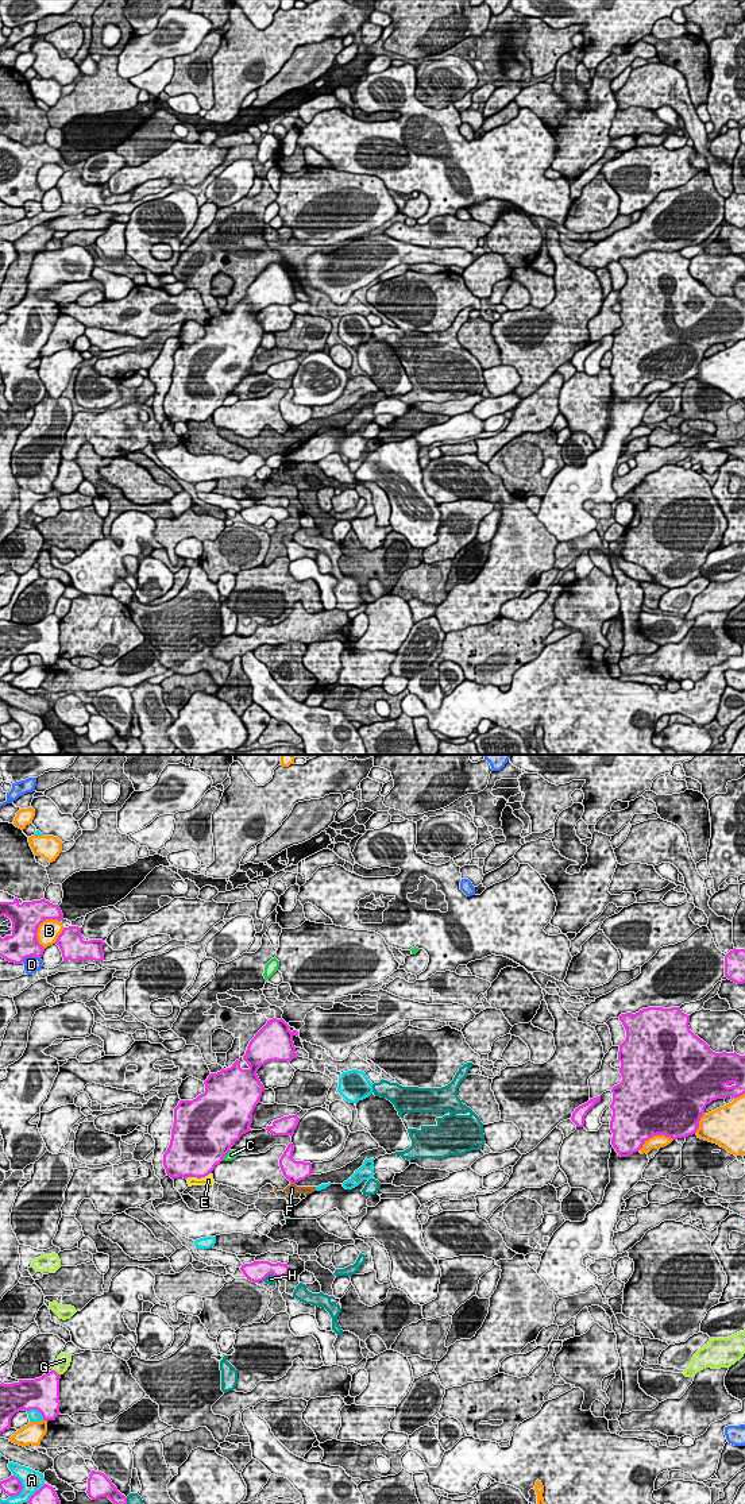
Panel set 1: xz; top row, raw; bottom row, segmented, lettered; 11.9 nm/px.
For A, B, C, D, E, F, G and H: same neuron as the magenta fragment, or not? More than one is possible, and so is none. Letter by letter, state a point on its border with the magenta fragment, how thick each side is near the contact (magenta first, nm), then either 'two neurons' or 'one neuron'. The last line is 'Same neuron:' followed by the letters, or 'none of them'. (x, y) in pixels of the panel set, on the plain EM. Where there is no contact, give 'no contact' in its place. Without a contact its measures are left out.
A: xz (37, 652) | 400/160 nm | two neurons
B: xz (38, 170) | 360/260 nm | two neurons
C: xz (224, 398) | 500/120 nm | two neurons
D: xz (30, 200) | 340/190 nm | two neurons
E: xz (193, 420) | 500/120 nm | two neurons
F: xz (293, 427) | 260/120 nm | two neurons
G: xz (56, 616) | 320/170 nm | two neurons
H: xz (270, 517) | 240/120 nm | two neurons
Same neuron: none of them

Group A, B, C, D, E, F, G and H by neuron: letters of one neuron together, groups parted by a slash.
A / B C / D / E / F / G / H

